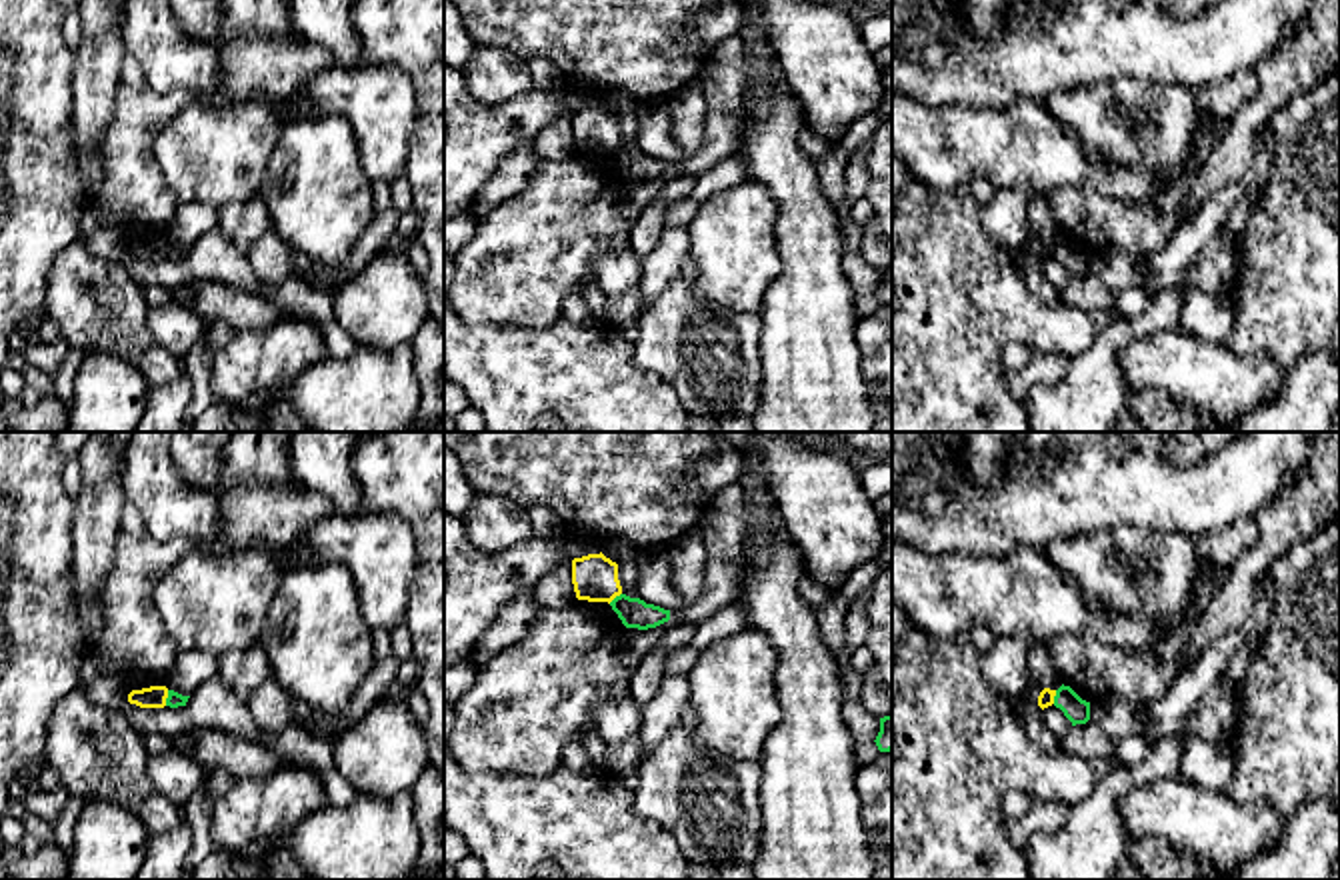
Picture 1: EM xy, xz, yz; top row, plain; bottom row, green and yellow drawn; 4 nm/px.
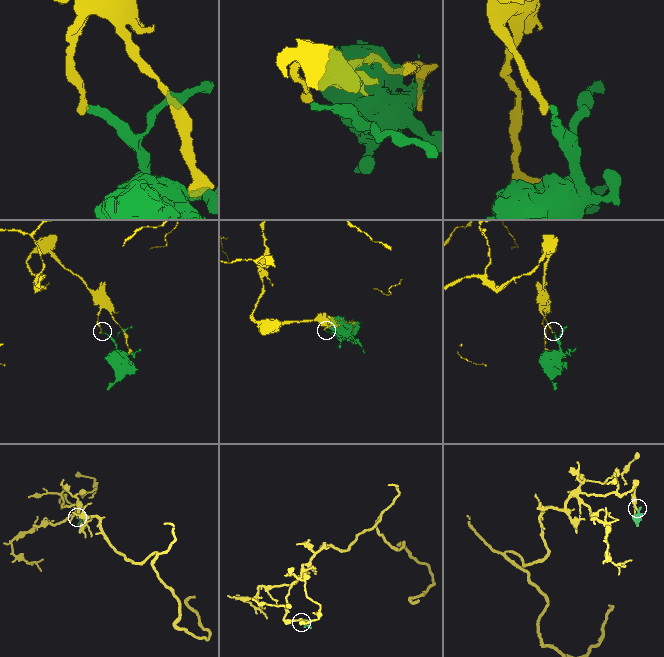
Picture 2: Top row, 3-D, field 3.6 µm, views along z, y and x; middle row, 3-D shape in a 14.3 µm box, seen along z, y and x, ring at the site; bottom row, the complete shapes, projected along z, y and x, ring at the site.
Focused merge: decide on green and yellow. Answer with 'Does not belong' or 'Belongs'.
Does not belong

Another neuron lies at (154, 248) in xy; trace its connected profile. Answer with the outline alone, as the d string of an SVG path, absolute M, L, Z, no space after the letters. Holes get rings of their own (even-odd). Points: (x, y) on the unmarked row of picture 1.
M150 238L142 242L132 242L128 254L140 260L164 260L168 250L166 238Z

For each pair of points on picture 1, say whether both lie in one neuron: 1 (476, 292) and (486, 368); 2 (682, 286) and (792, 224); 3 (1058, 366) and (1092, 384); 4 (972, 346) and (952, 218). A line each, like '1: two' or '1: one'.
1: two
2: two
3: two
4: one

